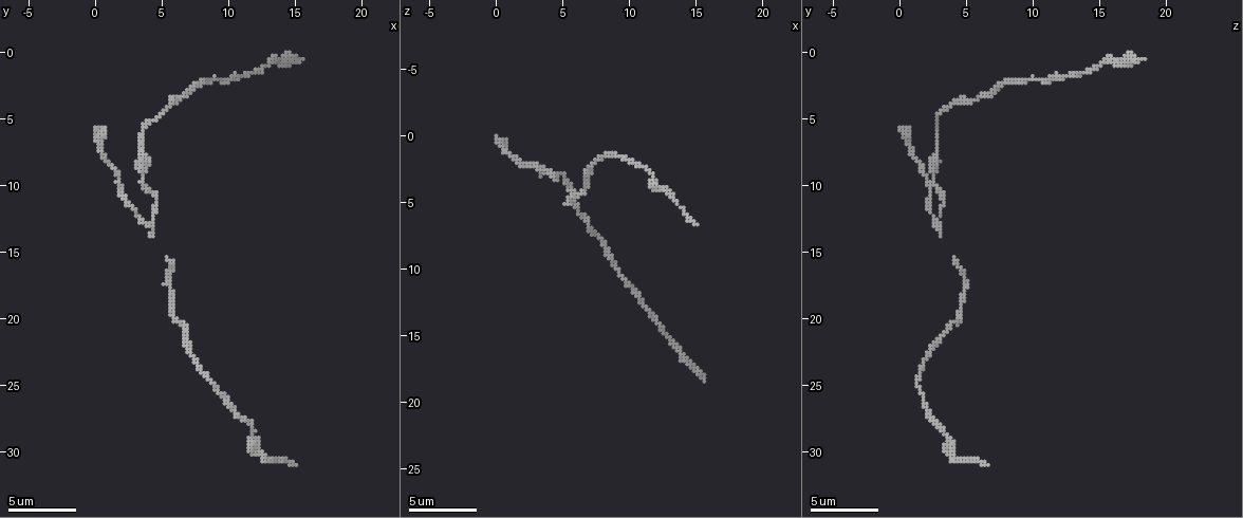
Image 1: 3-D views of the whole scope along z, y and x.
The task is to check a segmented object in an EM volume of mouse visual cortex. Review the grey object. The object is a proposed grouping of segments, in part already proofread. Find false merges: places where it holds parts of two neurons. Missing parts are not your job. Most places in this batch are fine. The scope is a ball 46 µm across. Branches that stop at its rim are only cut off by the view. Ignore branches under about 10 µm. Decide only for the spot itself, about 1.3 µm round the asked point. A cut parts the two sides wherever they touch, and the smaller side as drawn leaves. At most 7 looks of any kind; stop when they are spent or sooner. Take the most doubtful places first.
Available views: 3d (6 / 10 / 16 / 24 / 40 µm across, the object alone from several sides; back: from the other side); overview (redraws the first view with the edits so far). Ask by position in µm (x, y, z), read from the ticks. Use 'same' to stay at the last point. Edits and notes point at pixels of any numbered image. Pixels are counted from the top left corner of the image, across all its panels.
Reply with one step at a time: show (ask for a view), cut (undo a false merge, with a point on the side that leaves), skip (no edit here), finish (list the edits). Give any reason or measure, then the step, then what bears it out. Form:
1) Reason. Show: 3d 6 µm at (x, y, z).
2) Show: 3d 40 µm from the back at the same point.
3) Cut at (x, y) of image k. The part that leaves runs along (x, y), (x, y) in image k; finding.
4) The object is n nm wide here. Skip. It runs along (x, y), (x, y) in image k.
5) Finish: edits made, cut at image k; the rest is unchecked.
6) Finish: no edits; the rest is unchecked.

Thin neck. Show: 3d 10 µm at (9.4, 2.2, 10.4).

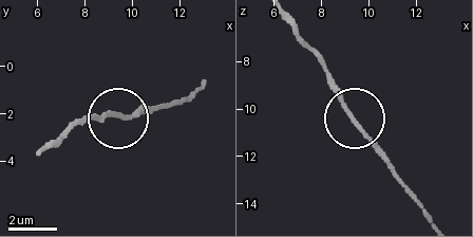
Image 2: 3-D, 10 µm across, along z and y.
Show: 3d 6 µm at (9.3, 2.0, 10.5).

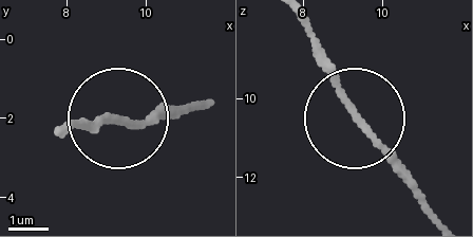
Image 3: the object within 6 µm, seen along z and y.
The object is 160 nm wide here. Skip. It runs along (60, 130), (182, 113) in image 3; continuous, no second neuron.

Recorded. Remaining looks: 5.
Thin neck. Show: 3d 16 µm at (6.4, 3.4, 6.0).

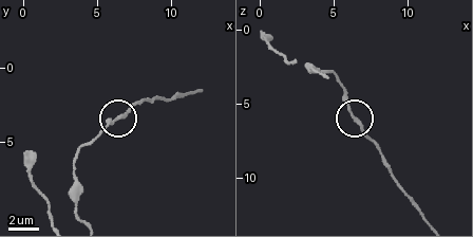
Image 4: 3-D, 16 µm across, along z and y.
Zoom in. Show: 3d 6 µm at (6.2, 3.4, 5.8).

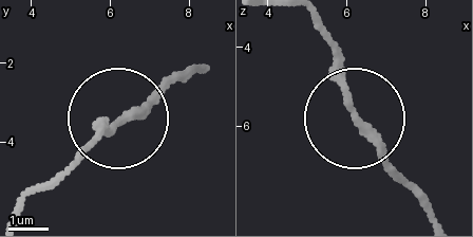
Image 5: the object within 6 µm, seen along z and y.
The object is 180 nm wide here. Skip. It runs along (319, 20), (342, 60), (348, 111), (419, 188) in image 5; continuous, no second neuron.

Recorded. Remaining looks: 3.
Sudden change in width. Show: 3d 10 µm at (3.4, 7.4, 2.8).

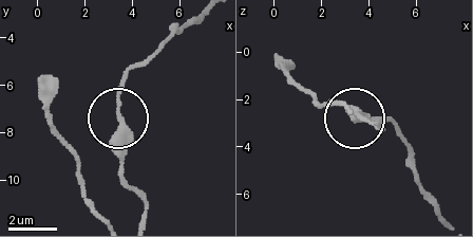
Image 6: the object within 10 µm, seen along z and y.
The object is 250 nm wide here. Skip. It runs along (147, 207), (123, 167), (116, 112), (120, 83), (132, 66) in image 6; one neuron here.

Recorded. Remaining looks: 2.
Finish: no edits; the rest is unchecked.

